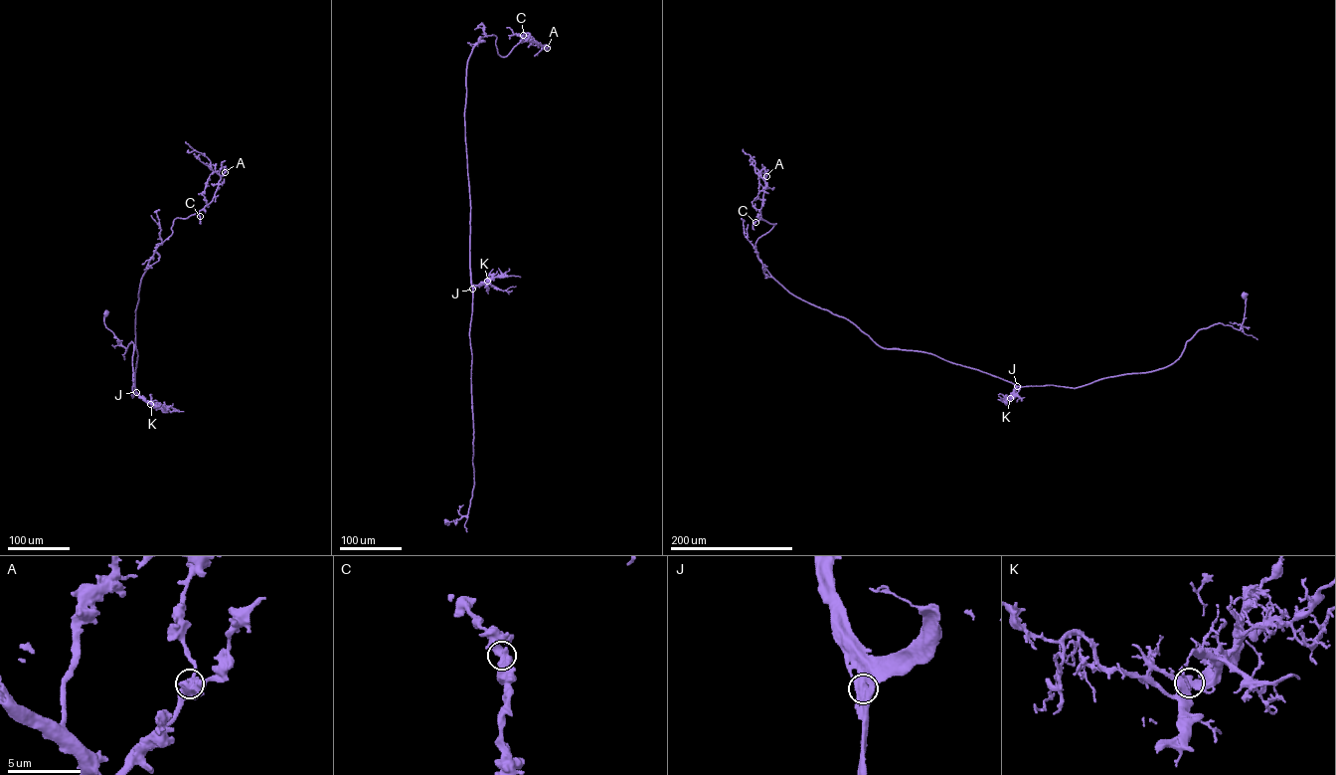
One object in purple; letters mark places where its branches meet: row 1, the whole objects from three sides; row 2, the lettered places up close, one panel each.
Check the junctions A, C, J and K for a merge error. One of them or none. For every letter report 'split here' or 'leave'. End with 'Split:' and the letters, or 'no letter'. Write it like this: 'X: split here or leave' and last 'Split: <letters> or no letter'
A: leave
C: leave
J: leave
K: leave
Split: no letter

